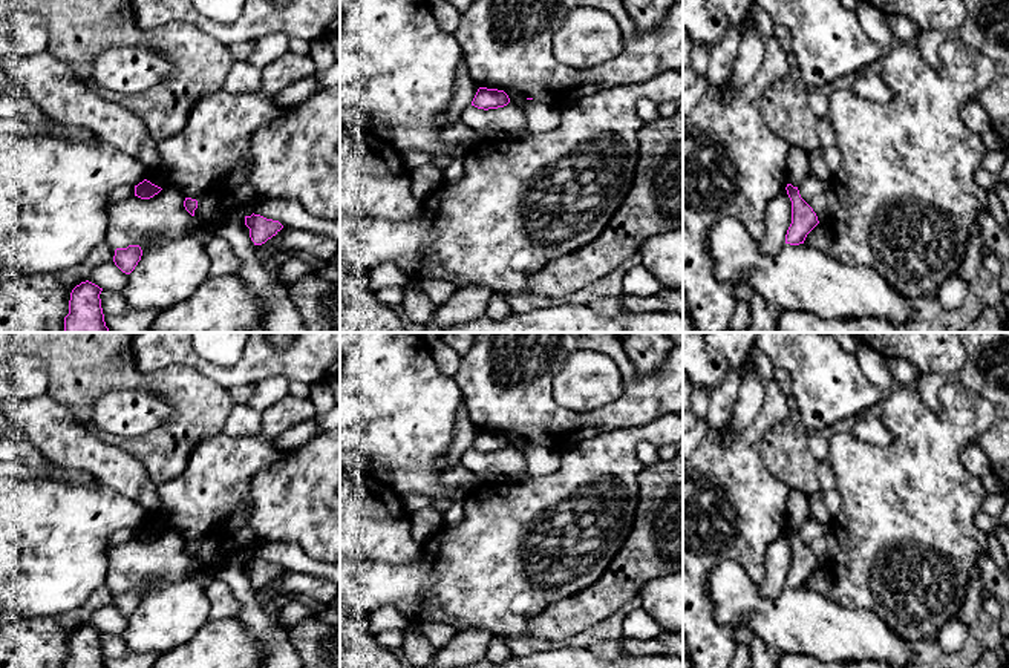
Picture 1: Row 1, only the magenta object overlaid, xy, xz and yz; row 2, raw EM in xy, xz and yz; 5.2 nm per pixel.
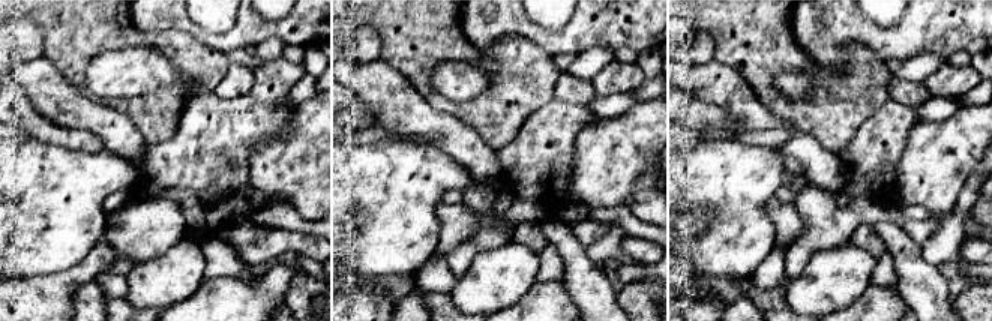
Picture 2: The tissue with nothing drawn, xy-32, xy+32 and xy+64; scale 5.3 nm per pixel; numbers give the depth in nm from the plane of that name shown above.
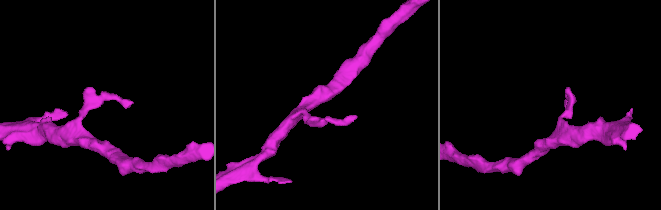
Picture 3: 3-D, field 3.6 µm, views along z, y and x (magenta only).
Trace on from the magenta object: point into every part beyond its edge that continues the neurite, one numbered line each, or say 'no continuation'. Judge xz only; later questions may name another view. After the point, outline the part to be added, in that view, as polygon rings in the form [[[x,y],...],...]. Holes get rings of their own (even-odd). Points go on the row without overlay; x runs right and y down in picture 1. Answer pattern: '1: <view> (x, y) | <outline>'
no continuation

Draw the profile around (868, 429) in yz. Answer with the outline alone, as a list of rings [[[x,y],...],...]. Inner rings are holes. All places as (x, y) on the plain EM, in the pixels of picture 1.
[[[860,415],[851,429],[853,435],[873,446],[888,446],[894,441],[894,434],[882,420]]]

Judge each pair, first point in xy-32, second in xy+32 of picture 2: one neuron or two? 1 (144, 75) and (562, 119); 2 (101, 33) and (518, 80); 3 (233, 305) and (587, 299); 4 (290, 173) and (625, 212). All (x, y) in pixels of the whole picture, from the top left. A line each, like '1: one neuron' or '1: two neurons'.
1: one neuron
2: one neuron
3: two neurons
4: two neurons

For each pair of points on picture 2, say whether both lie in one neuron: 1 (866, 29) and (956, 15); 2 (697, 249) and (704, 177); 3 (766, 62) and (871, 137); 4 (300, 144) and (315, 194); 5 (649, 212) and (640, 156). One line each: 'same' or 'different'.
1: same
2: same
3: different
4: same
5: same

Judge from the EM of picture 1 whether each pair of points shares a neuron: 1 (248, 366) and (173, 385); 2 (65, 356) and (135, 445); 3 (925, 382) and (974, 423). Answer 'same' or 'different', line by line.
1: different
2: same
3: different

